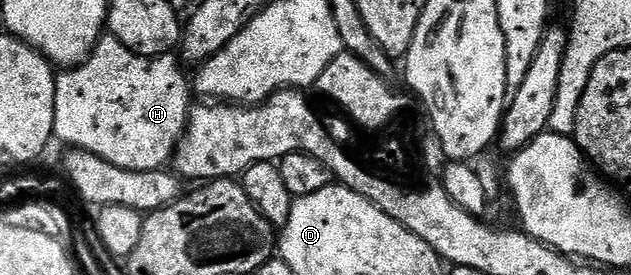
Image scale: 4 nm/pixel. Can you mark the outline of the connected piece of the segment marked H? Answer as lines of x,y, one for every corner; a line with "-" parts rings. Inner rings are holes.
103,36
94,51
73,68
66,68
55,77
54,138
67,142
67,147
87,150
116,168
129,170
161,170
174,157
174,149
186,131
192,109
192,86
178,71
180,62
173,53
160,58
145,58
120,44
120,40

